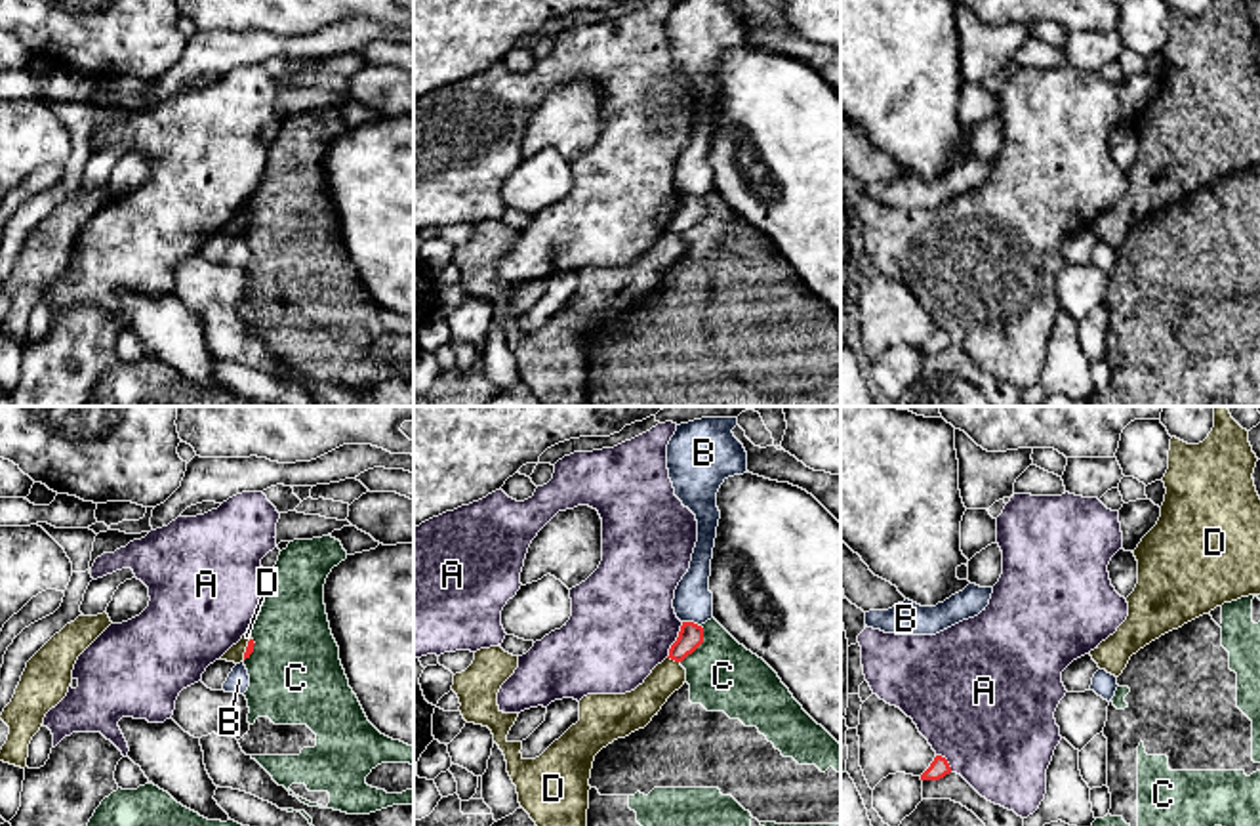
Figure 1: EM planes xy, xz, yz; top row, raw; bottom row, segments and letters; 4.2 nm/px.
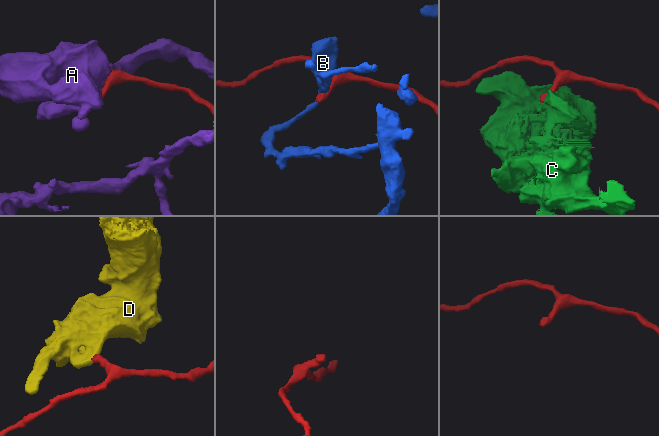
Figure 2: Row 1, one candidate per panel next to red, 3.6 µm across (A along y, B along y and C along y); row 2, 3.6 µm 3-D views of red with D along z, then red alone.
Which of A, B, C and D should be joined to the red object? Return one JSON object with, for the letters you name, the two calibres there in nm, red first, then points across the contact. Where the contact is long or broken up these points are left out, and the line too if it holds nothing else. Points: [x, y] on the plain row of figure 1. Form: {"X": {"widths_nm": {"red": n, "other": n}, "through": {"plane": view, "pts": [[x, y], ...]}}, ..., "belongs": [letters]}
{"belongs": []}

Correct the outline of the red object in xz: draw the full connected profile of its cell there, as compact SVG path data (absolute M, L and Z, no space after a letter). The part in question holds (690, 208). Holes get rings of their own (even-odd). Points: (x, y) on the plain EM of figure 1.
M682 195L677 214L669 221L669 229L675 235L682 235L703 216L703 200L694 195Z

